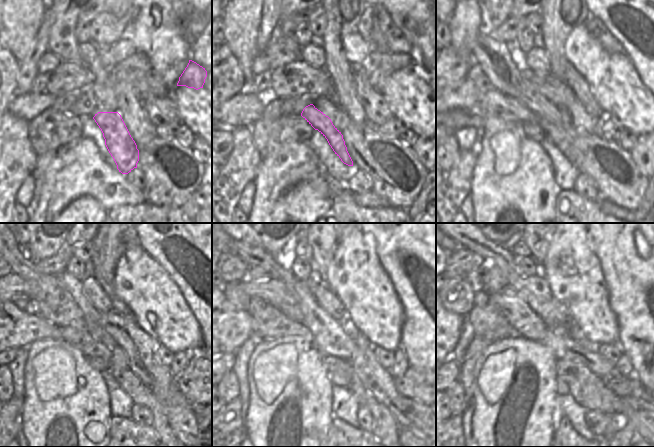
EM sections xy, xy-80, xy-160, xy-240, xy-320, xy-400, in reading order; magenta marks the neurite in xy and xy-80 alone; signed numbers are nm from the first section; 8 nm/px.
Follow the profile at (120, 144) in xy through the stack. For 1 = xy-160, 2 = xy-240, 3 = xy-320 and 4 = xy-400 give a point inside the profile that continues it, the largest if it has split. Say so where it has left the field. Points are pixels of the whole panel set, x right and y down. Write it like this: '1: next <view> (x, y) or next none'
1: next xy-160 (467, 97)
2: next xy-240 (8, 327)
3: next xy-320 (232, 327)
4: next xy-400 (456, 321)

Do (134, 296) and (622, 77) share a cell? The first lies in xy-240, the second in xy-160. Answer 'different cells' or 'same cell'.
same cell

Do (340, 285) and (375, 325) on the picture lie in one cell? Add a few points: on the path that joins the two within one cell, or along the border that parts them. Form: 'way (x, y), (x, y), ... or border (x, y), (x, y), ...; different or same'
way (351, 290), (375, 314); same

